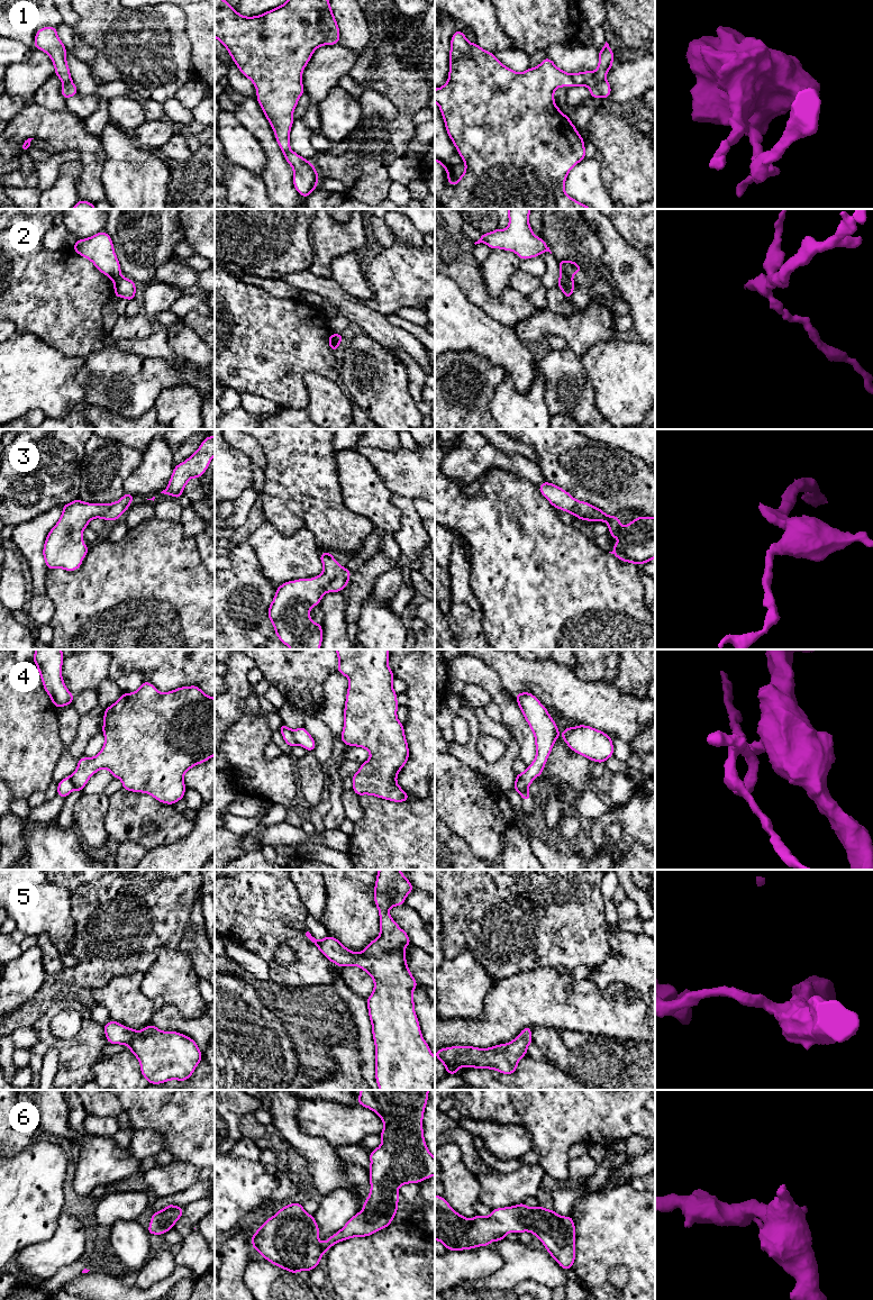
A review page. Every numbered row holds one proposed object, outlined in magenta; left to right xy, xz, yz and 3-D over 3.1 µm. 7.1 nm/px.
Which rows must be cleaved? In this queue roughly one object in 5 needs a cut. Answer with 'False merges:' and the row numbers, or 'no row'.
False merges: 1, 2, 4

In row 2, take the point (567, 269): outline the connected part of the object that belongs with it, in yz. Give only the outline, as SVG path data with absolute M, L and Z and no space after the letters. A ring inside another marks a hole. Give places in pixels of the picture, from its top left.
M557 261L557 264L560 266L561 275L565 278L571 279L578 272L582 271L581 266L573 261Z

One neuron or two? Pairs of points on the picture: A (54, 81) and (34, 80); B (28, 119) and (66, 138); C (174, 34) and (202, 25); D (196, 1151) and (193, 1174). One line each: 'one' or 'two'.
A: two
B: one
C: two
D: two

